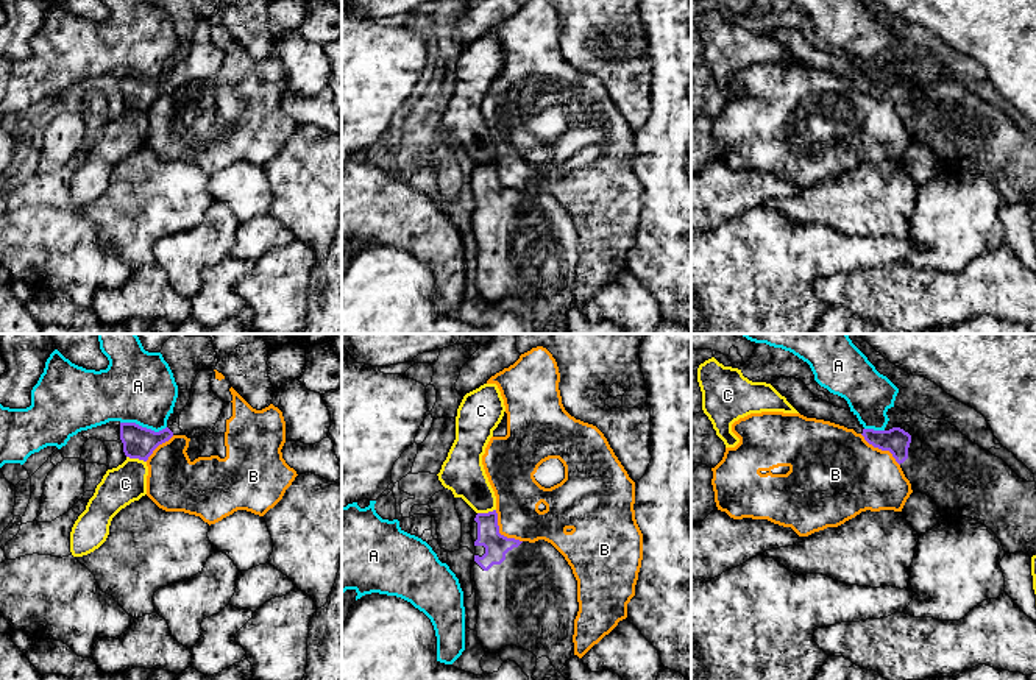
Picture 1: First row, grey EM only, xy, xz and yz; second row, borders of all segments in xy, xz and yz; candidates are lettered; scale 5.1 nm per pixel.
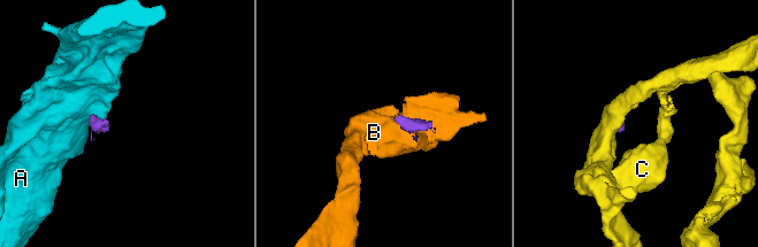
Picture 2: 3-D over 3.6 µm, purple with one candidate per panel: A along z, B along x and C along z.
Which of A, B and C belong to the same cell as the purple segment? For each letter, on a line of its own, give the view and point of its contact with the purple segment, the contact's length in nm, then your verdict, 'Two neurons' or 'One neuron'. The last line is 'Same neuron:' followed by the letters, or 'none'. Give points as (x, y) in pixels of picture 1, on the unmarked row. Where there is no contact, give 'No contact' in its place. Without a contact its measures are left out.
A: Touches purple at xy (144, 78). Shared border 240 nm. Two neurons
B: Touches purple at xz (498, 183). Shared border 220 nm. Two neurons
C: Touches purple at xy (136, 108). Shared border 110 nm. Two neurons
Same neuron: none

